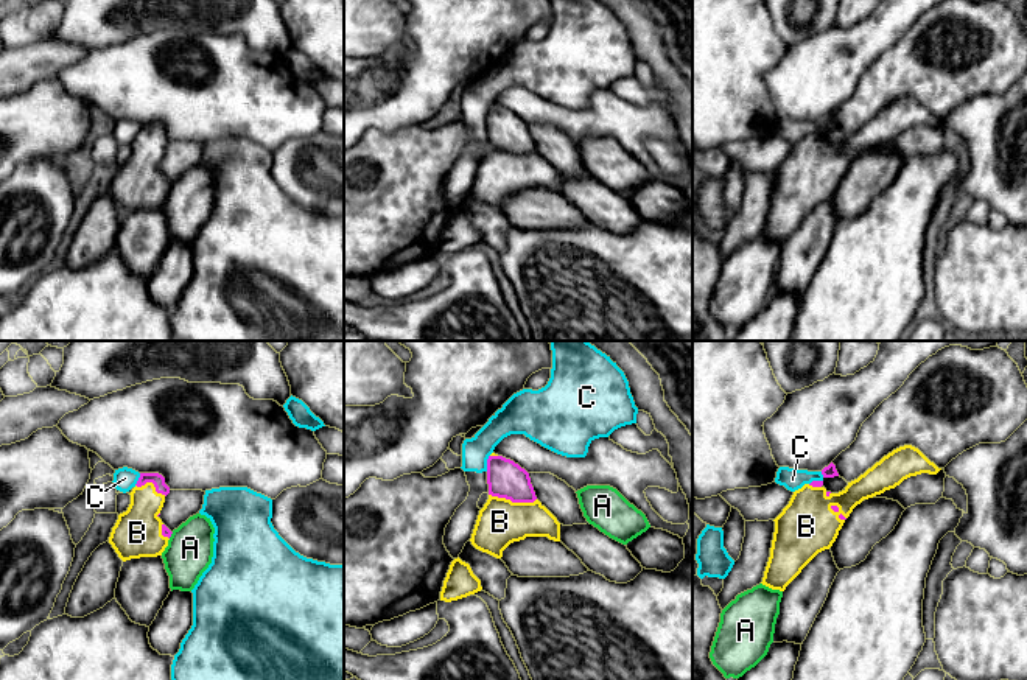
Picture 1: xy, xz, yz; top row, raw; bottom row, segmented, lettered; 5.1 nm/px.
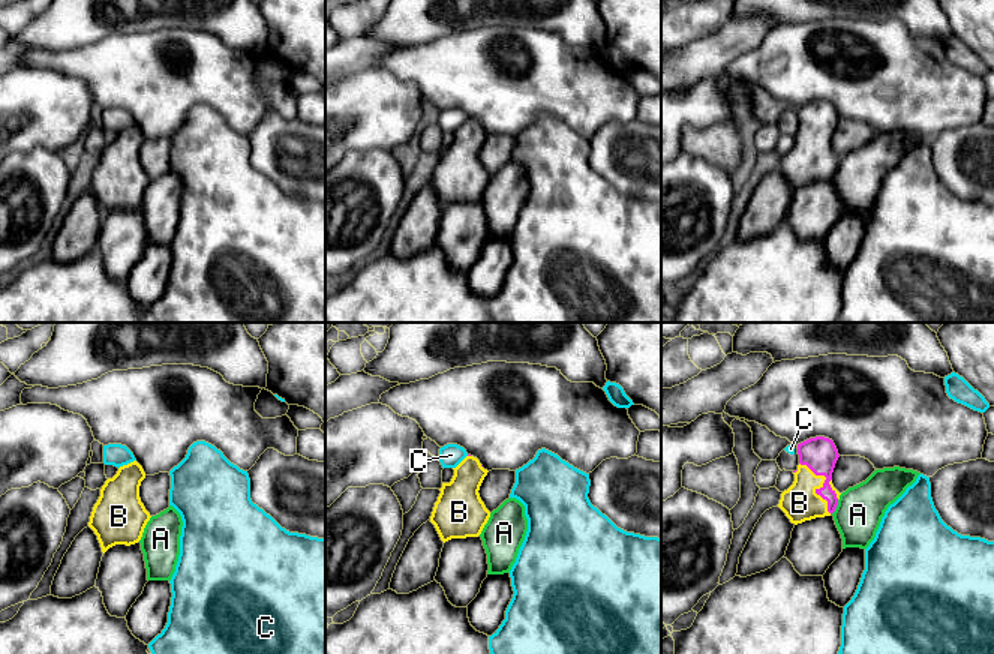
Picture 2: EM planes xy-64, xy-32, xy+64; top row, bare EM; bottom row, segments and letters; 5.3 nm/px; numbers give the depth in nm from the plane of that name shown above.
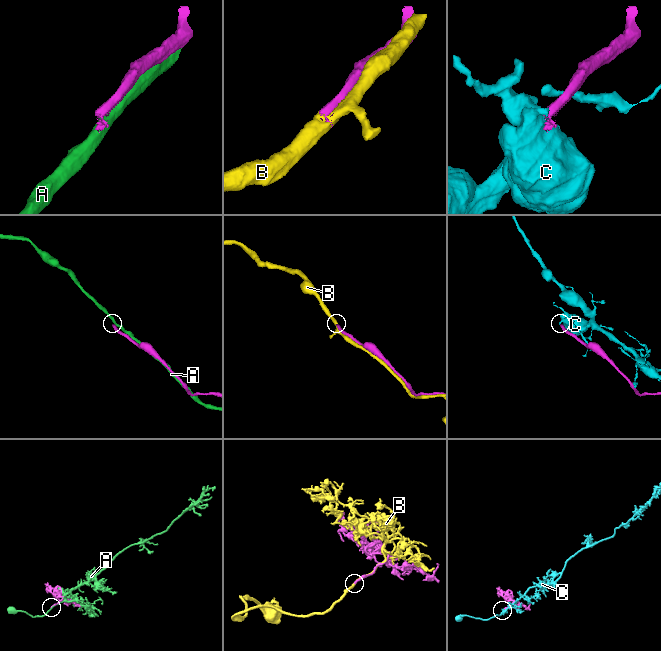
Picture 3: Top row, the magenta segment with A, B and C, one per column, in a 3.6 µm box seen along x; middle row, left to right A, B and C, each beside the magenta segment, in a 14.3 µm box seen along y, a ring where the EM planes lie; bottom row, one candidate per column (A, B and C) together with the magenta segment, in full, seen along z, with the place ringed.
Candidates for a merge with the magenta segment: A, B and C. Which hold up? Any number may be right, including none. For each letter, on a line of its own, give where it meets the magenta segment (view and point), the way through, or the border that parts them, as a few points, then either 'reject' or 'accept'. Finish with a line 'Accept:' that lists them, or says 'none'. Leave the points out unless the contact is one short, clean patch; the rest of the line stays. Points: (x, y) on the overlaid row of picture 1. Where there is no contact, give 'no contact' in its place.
A: xy (170, 536) | reject
B: xz (512, 501) | accept
C: xz (487, 462) | along xz (489, 455), (486, 470) | reject
Accept: B

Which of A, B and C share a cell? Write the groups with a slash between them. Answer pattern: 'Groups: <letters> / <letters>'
Groups: A / B / C

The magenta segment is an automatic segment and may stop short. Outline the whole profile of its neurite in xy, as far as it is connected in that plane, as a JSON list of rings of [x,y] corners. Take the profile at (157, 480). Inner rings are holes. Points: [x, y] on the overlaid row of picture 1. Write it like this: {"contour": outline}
{"contour": [[[140,473],[132,489],[131,504],[118,515],[109,543],[126,562],[140,557],[162,556],[168,546],[171,531],[159,518],[170,487],[159,473]]]}

